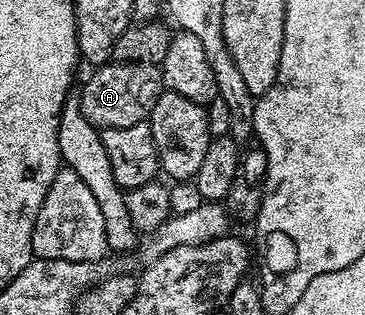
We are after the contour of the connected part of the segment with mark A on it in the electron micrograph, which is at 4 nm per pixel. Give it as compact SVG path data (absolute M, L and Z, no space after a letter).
M106 63L95 68L94 73L82 85L82 94L76 97L79 110L95 129L119 129L132 127L137 121L146 121L150 106L154 104L160 85L149 73L145 64Z

